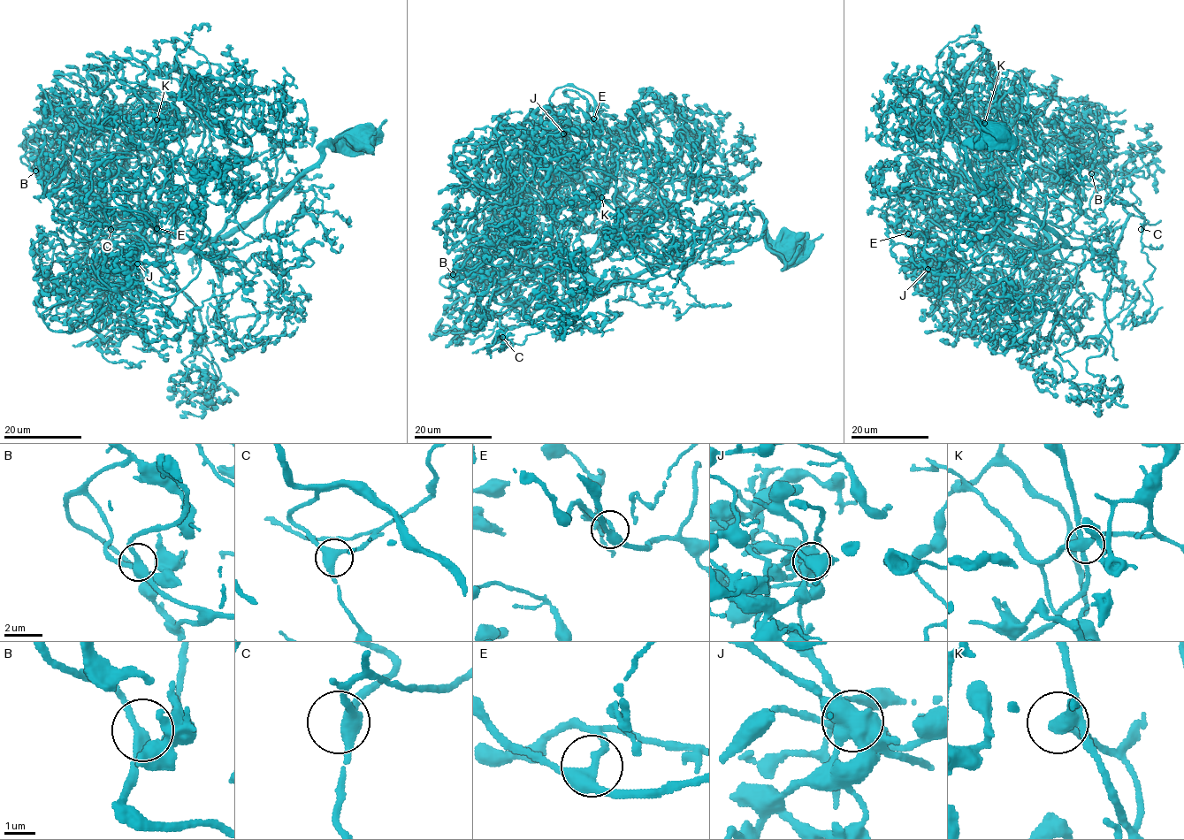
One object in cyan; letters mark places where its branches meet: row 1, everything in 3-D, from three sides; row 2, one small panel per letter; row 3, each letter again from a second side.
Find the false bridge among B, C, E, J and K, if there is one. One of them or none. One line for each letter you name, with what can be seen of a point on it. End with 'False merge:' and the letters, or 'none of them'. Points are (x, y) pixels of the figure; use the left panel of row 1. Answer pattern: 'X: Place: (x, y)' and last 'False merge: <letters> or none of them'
False merge: none of them

